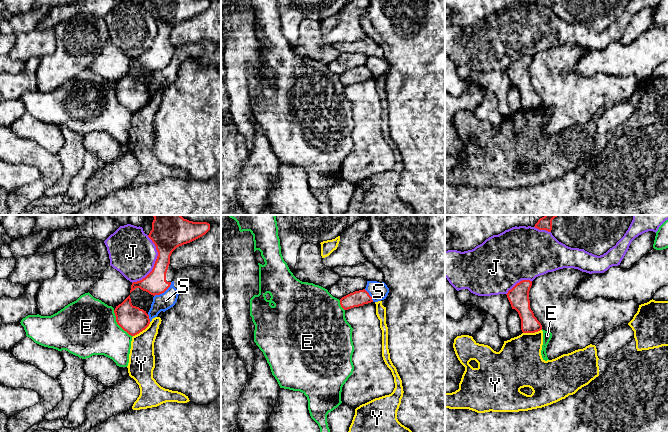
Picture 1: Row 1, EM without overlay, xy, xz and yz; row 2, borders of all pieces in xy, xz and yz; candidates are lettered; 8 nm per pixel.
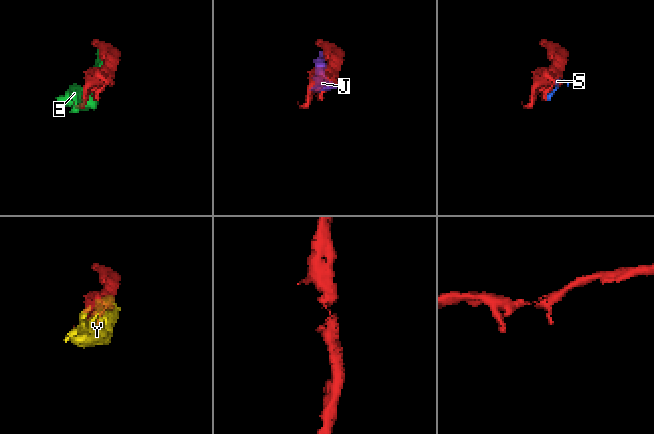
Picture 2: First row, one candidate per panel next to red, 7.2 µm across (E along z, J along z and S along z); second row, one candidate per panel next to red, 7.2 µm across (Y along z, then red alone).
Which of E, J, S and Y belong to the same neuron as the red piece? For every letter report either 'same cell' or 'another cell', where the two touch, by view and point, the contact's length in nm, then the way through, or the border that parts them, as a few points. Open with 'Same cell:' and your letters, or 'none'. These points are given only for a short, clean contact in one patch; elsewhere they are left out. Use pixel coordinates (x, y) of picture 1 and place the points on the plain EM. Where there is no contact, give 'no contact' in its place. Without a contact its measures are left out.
Same cell: none
E: another cell | xy (118, 100) | 260 nm
J: another cell | xy (155, 38) | 420 nm
S: another cell | xy (163, 68) | 180 nm
Y: another cell | xy (142, 106) | 180 nm

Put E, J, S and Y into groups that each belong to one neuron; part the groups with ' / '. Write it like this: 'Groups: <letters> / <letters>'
Groups: E / J / S / Y

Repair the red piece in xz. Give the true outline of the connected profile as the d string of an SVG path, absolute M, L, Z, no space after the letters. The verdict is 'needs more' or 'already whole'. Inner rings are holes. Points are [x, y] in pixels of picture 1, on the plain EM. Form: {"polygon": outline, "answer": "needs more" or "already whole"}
{"polygon": "M365 65L355 67L340 75L340 81L344 86L363 82L371 78L373 78L372 73Z", "answer": "already whole"}

